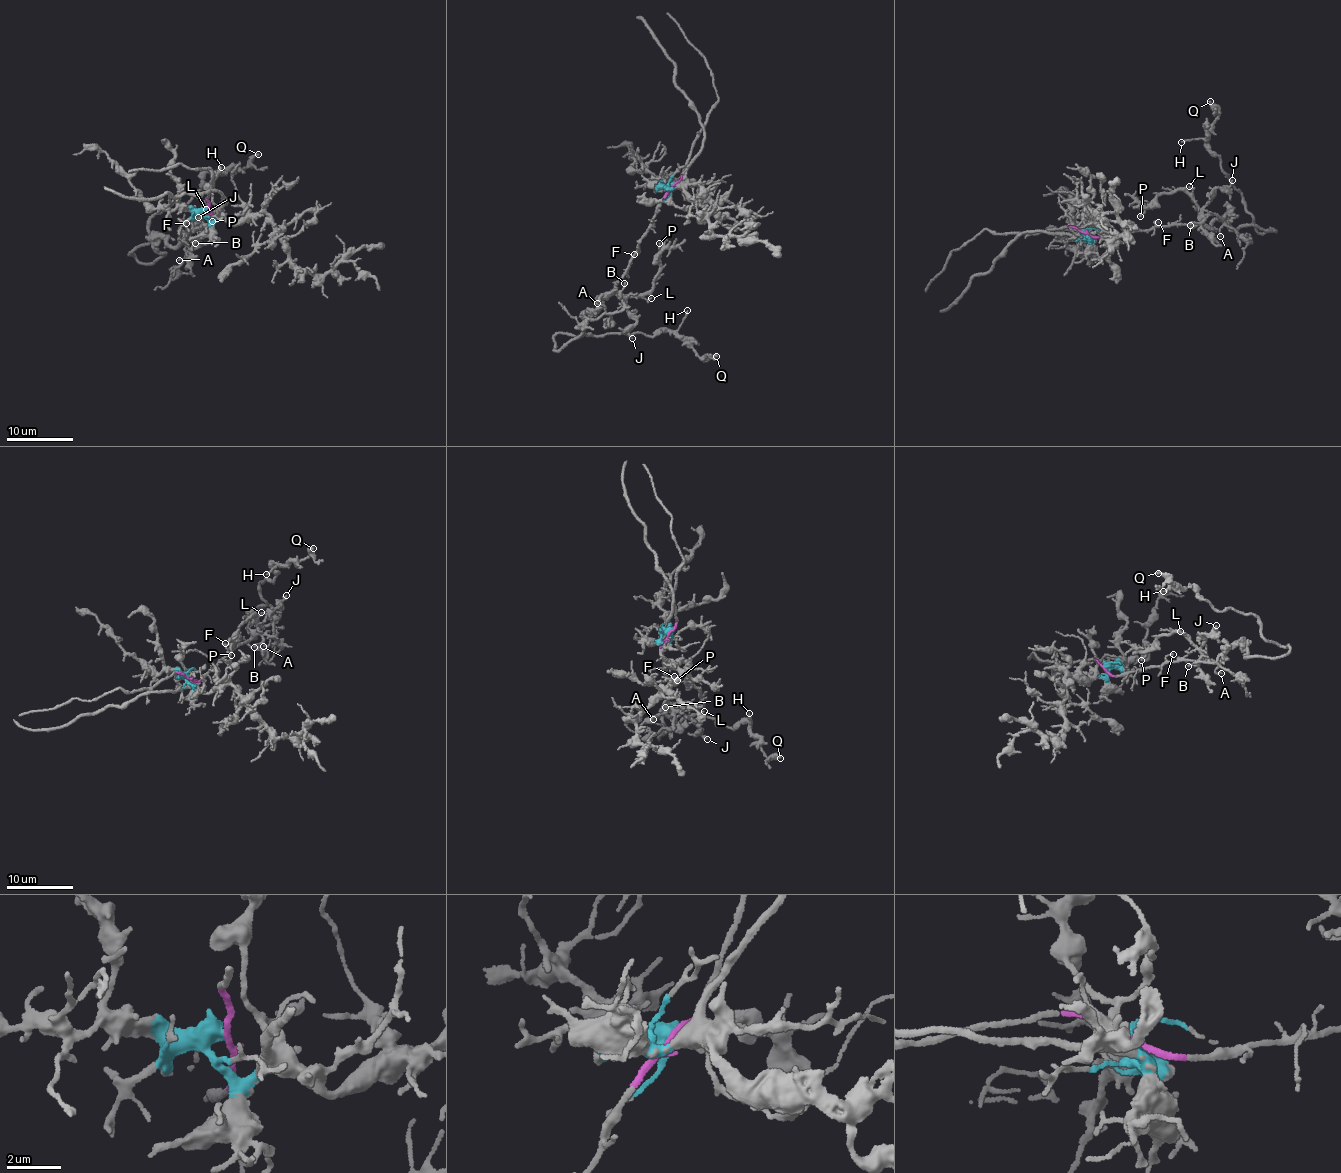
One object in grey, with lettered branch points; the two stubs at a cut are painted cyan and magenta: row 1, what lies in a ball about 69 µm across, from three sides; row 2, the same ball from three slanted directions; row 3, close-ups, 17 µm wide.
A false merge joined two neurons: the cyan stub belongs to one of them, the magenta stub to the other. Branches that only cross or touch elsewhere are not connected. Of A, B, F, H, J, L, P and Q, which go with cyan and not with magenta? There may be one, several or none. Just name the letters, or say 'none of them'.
none of them

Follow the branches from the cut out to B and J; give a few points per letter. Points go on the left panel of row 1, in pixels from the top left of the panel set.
B: (207, 211), (206, 226), (194, 232), (192, 230), (184, 240), (188, 238), (195, 243)
J: (207, 211), (206, 226), (194, 232), (192, 230), (184, 240), (185, 234), (201, 220), (195, 221), (198, 217)

